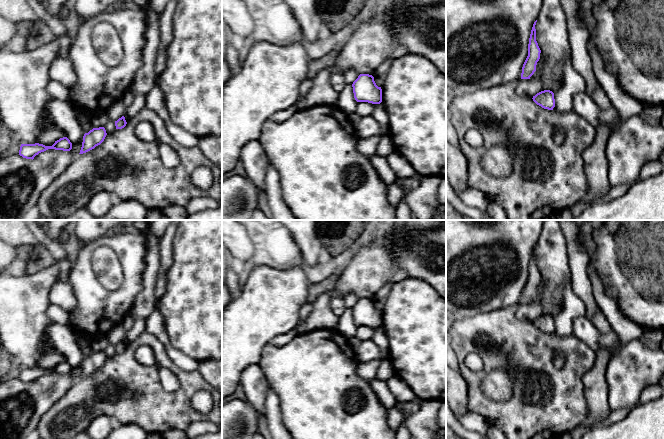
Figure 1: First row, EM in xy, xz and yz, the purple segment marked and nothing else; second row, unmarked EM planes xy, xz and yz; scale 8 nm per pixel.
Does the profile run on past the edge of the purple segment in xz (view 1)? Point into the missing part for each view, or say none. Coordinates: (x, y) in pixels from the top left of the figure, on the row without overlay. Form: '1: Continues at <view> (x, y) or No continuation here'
1: No continuation here

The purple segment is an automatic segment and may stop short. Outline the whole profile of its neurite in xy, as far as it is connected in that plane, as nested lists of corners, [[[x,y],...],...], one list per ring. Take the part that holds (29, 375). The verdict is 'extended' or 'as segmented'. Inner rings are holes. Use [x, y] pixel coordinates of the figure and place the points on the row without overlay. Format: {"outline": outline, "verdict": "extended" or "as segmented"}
{"outline": [[[63,361],[55,365],[55,367],[52,370],[45,370],[39,367],[21,368],[19,379],[23,382],[33,384],[36,379],[48,373],[70,375],[72,373],[72,367],[67,361]]], "verdict": "as segmented"}

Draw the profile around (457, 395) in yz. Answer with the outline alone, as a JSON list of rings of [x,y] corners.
[[[446,363],[446,401],[455,416],[469,412],[468,400],[469,392],[466,380],[460,372]]]

